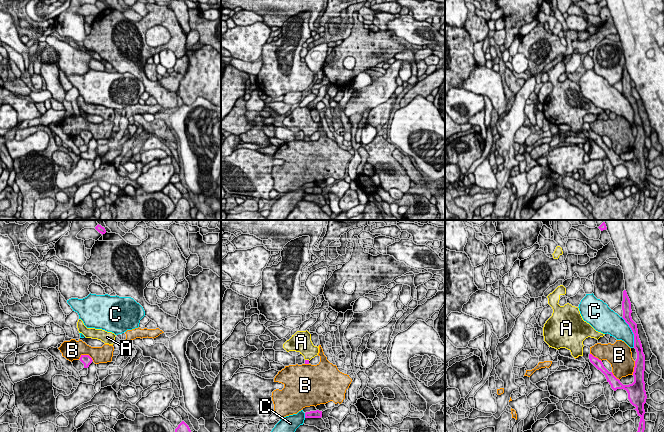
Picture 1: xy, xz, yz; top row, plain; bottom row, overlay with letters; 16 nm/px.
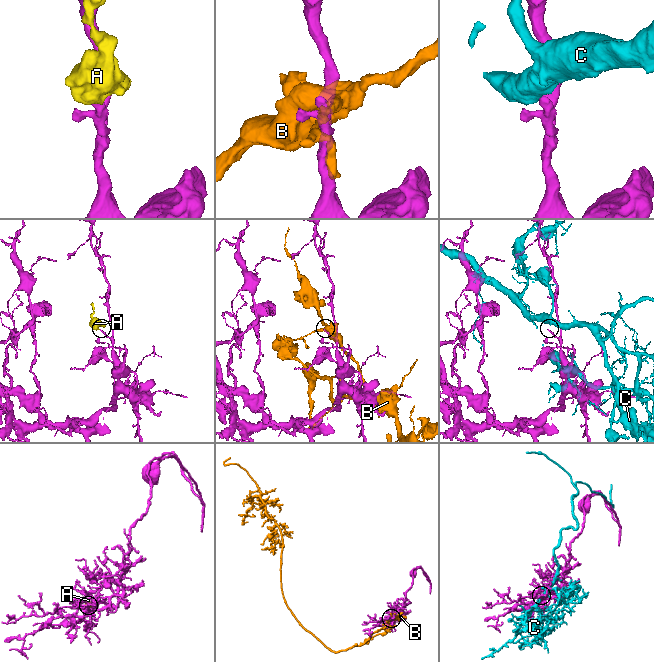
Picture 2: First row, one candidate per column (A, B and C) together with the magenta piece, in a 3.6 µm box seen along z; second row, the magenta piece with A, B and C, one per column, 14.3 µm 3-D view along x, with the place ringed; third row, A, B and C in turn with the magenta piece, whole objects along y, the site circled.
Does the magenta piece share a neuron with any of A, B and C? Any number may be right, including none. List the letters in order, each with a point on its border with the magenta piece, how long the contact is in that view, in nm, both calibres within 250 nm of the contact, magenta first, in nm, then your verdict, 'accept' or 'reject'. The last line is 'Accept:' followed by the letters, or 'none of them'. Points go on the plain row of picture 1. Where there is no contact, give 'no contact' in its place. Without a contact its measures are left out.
A: meets magenta in xz at (307, 136); contact 80 nm long; 60 nm thick on the magenta side, 280 nm on the other; accept
B: meets magenta in xy at (86, 131); contact 260 nm long; 160 nm thick on the magenta side, 320 nm on the other; reject
C: meets magenta in yz at (632, 107); contact 500 nm long; 130 nm thick on the magenta side, 320 nm on the other; reject
Accept: A

